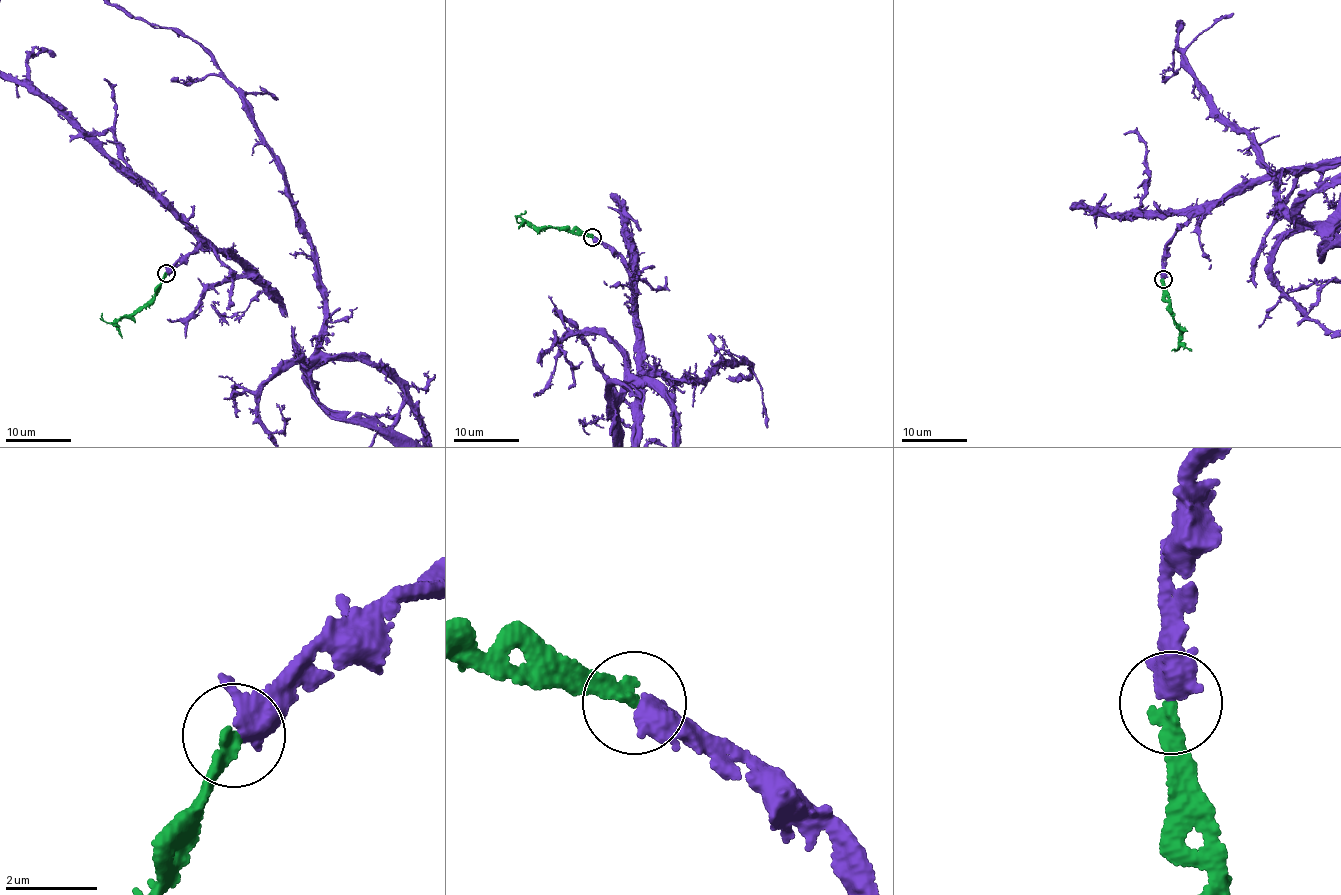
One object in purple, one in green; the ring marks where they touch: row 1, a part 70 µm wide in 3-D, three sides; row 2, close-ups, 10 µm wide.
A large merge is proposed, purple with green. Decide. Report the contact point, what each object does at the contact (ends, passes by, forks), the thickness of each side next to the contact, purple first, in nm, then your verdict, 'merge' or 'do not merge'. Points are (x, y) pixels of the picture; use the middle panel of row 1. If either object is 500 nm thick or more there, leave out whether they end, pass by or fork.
at (592, 237); purple passes by; green ends there; 360 nm thick on the purple side, 300 nm on the other; merge

